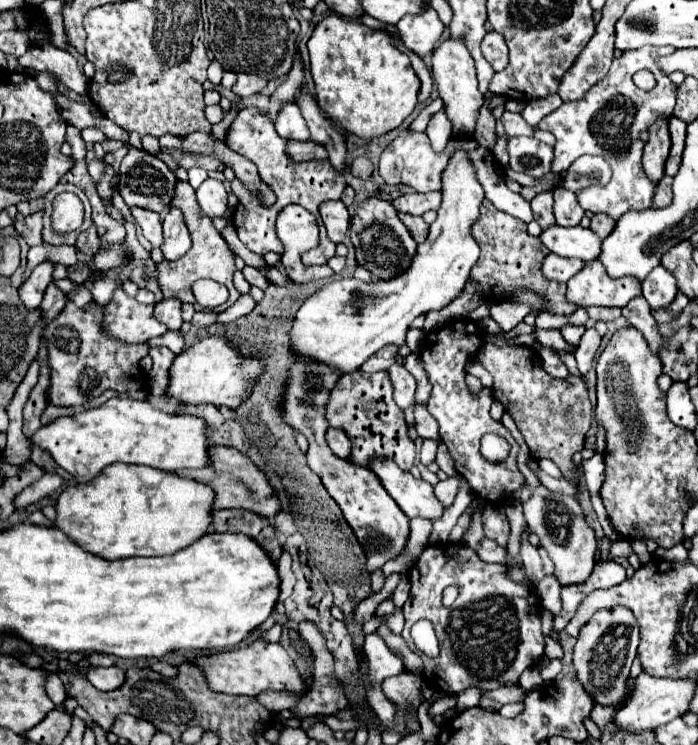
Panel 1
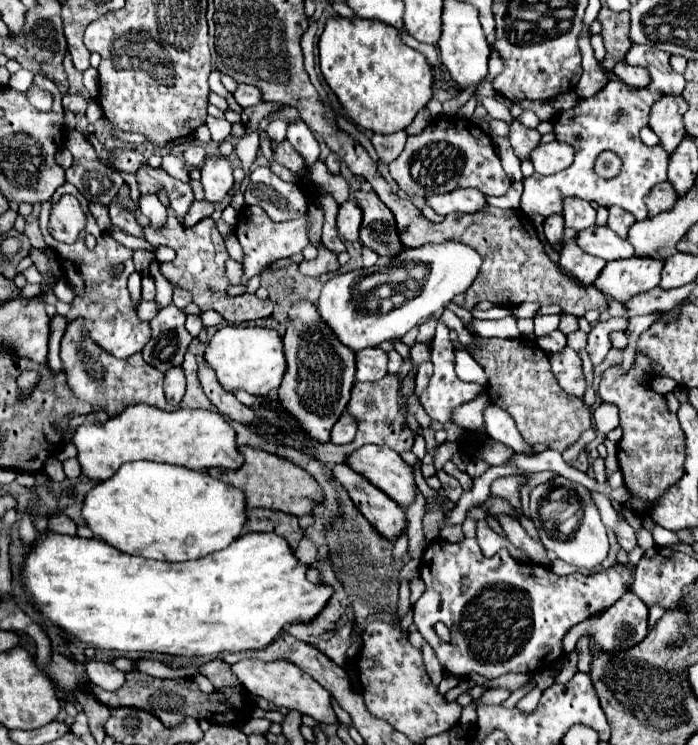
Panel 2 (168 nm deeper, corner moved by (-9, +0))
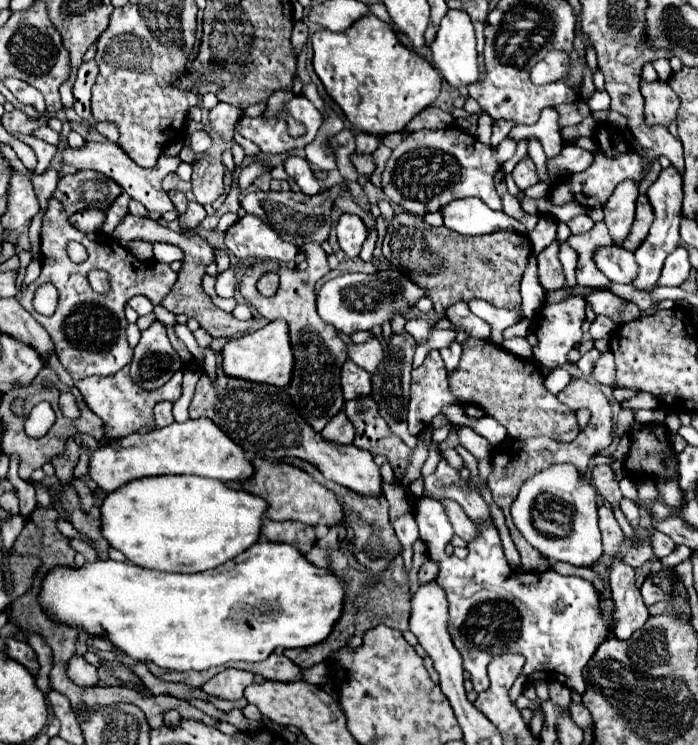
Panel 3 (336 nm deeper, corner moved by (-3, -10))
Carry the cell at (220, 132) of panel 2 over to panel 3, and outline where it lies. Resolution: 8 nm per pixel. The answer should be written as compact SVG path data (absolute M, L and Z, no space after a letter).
M198 130L198 132L194 132L194 134L190 136L190 146L192 146L192 150L194 150L196 154L204 154L204 152L208 152L208 148L212 146L212 136L206 134L204 130Z

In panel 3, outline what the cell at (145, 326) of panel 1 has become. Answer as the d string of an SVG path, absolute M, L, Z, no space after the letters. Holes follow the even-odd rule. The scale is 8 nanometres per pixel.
M56 198L48 200L48 208L42 216L42 232L40 232L40 256L42 256L42 274L28 286L28 290L20 296L20 304L46 328L54 342L54 352L60 358L62 366L72 374L74 380L100 374L110 376L122 370L126 364L132 362L134 350L126 342L126 318L124 318L124 306L126 302L136 295L144 295L150 298L154 306L160 305L163 298L172 289L176 282L176 272L170 270L168 264L158 262L142 262L136 260L126 248L116 244L112 236L108 234L86 234L74 228L68 222L68 214L58 204ZM70 240L76 240L86 246L88 260L84 264L70 262L66 254L66 244ZM92 268L106 270L112 278L112 290L108 296L96 294L88 284L88 272ZM52 282L60 294L58 308L52 316L44 316L36 310L32 310L32 298L38 290L38 286Z

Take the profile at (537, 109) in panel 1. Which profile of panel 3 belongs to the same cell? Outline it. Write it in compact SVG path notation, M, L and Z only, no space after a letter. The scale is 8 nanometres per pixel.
M456 126L444 130L418 130L392 150L382 174L382 190L388 200L416 216L436 212L444 204L468 196L480 198L492 210L502 210L502 198L494 188L494 172L500 162L516 154L516 146L516 140L504 138L500 146L492 150Z

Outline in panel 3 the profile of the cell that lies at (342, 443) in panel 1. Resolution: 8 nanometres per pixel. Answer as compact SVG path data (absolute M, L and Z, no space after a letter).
M338 412L322 430L322 438L336 442L336 444L352 444L354 440L354 426L344 416L344 412Z

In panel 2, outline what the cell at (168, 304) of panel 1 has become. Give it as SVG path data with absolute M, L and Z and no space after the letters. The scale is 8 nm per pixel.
M174 304L162 308L156 318L150 322L152 338L144 346L144 360L158 368L160 372L168 372L174 366L182 366L184 354L192 342L192 336L184 328L186 314Z

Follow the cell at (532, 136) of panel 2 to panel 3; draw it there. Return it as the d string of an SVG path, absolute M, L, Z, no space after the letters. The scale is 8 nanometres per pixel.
M530 156L522 158L522 160L516 164L516 168L512 170L512 176L514 176L514 182L518 184L520 192L522 192L524 188L536 184L536 182L538 182L538 174L536 174L536 166L534 166L532 158L530 158Z

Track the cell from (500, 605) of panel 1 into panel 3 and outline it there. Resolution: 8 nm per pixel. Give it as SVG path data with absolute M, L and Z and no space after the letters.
M420 498L416 508L414 508L414 518L418 522L420 528L420 538L424 540L426 548L428 548L428 556L438 564L438 574L432 580L434 584L438 584L444 592L446 592L446 600L448 600L448 632L452 636L454 646L458 648L458 652L464 658L464 670L470 672L470 680L474 684L476 692L482 692L488 688L488 672L486 666L492 662L492 658L496 654L520 654L526 658L524 670L522 674L516 678L516 682L512 684L512 692L510 692L510 700L514 702L526 684L534 682L534 680L566 680L566 686L576 690L576 692L584 692L584 678L582 678L582 670L588 664L588 660L592 658L592 654L596 652L596 648L604 642L606 638L606 626L602 622L600 616L600 606L598 606L598 592L592 586L592 582L582 580L578 576L562 576L554 570L548 572L518 572L514 568L510 568L510 564L506 562L504 550L502 550L502 542L498 536L498 530L488 524L488 528L480 528L480 538L468 544L468 556L464 560L456 558L456 556L446 556L446 544L450 542L450 520L446 514L446 508L442 504L438 504L438 500L432 498Z

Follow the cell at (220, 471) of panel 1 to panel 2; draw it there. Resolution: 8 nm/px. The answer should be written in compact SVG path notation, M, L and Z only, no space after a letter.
M240 446L240 452L244 454L244 466L238 470L224 470L220 476L224 482L244 490L246 494L246 506L250 508L270 508L270 510L280 510L286 514L294 516L304 516L312 514L314 506L318 506L324 500L324 492L320 484L310 476L304 468L292 464L290 460L284 460L276 454L250 448L250 446Z

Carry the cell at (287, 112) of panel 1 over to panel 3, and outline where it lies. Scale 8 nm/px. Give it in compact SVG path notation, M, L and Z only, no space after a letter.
M292 154L292 156L288 156L284 160L284 168L296 180L296 184L300 186L300 190L304 194L318 194L320 192L318 180L314 178L314 174L312 174L310 164L306 162L306 158L298 158L298 156Z

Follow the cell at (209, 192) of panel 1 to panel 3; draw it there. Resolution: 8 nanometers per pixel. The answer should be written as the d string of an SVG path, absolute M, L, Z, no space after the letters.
M204 156L194 162L192 192L198 204L214 204L214 200L224 194L224 174L226 166L218 158Z

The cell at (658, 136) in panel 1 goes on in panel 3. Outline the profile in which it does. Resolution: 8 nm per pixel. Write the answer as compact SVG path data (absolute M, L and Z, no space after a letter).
M658 80L652 84L642 82L640 90L644 96L644 120L646 120L646 124L670 128L670 124L676 120L676 114L680 108L680 100L672 92L672 88L668 84L660 84L660 80Z

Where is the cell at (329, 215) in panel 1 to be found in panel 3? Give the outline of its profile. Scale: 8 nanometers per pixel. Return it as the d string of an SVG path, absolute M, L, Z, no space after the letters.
M342 214L336 224L336 236L340 248L346 252L346 256L356 258L360 254L360 248L368 236L364 222L354 214Z

